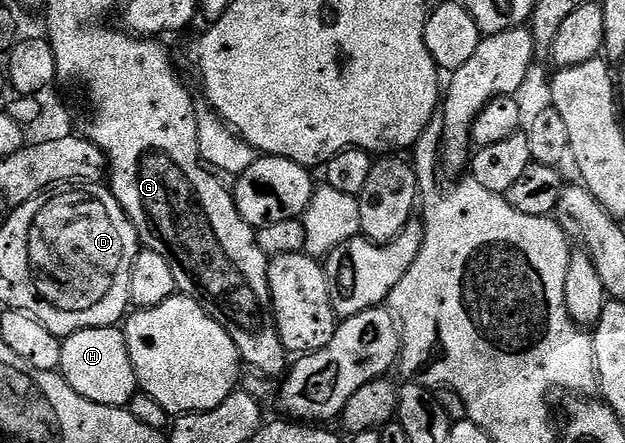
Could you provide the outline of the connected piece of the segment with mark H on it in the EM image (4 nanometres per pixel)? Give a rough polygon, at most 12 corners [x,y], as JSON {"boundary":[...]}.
{"boundary":[[116,326],[63,337],[59,371],[82,398],[123,408],[138,391]]}

